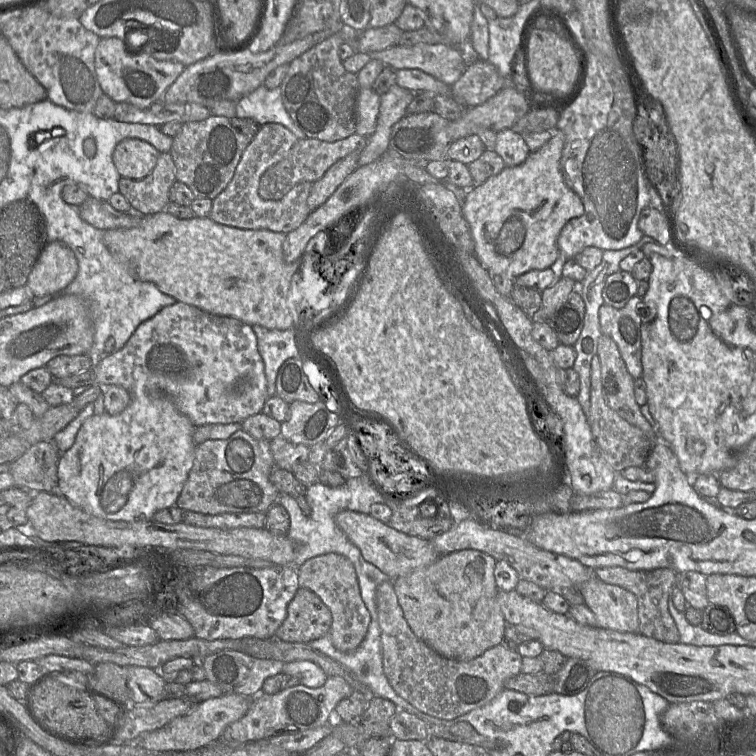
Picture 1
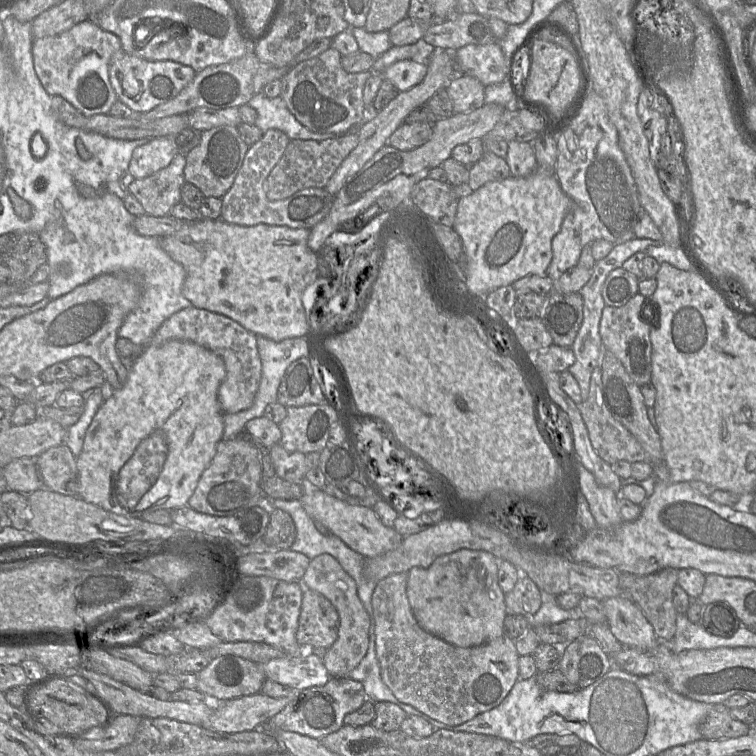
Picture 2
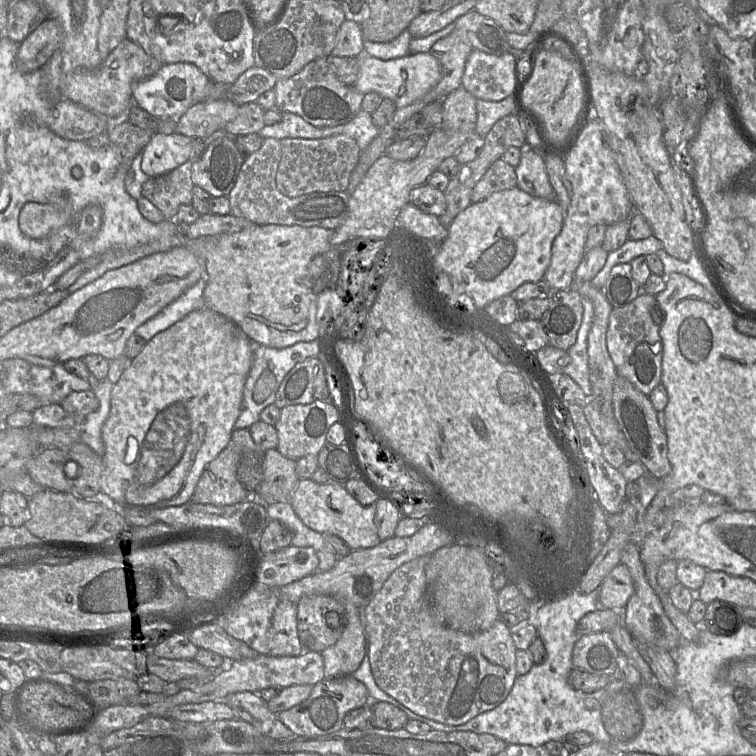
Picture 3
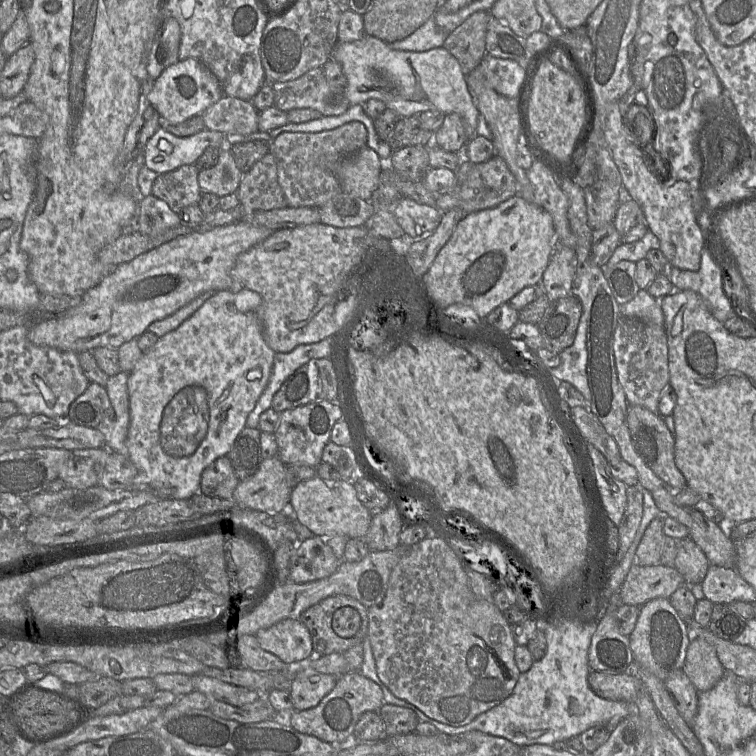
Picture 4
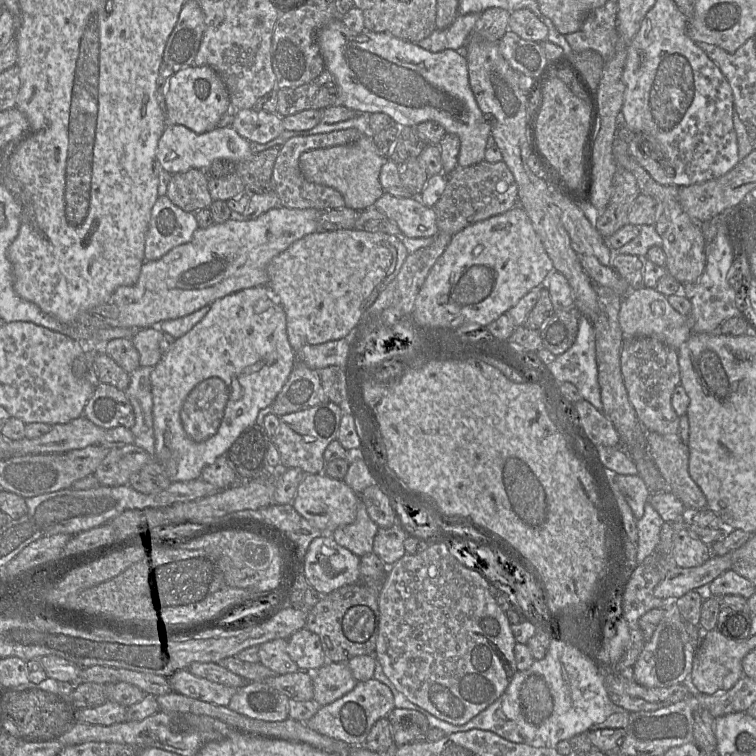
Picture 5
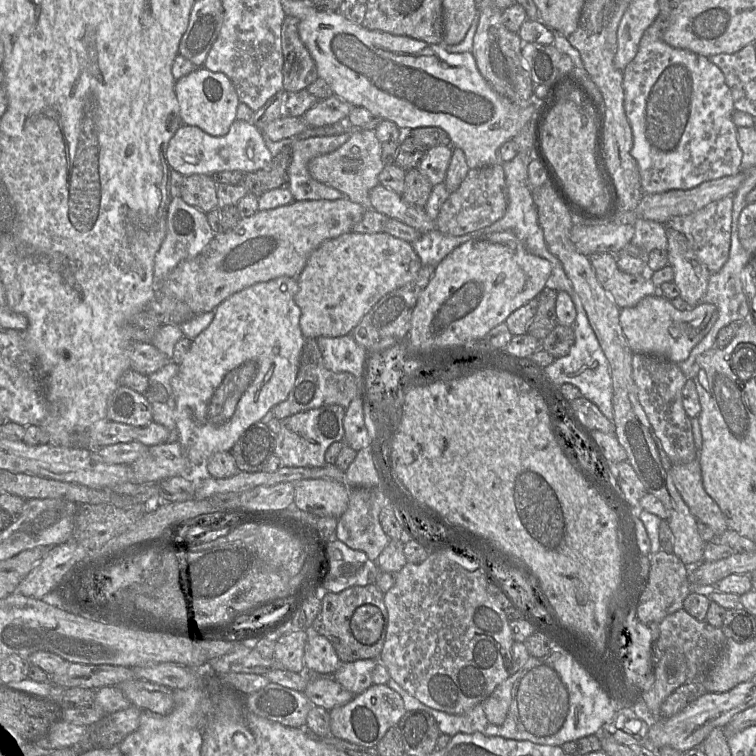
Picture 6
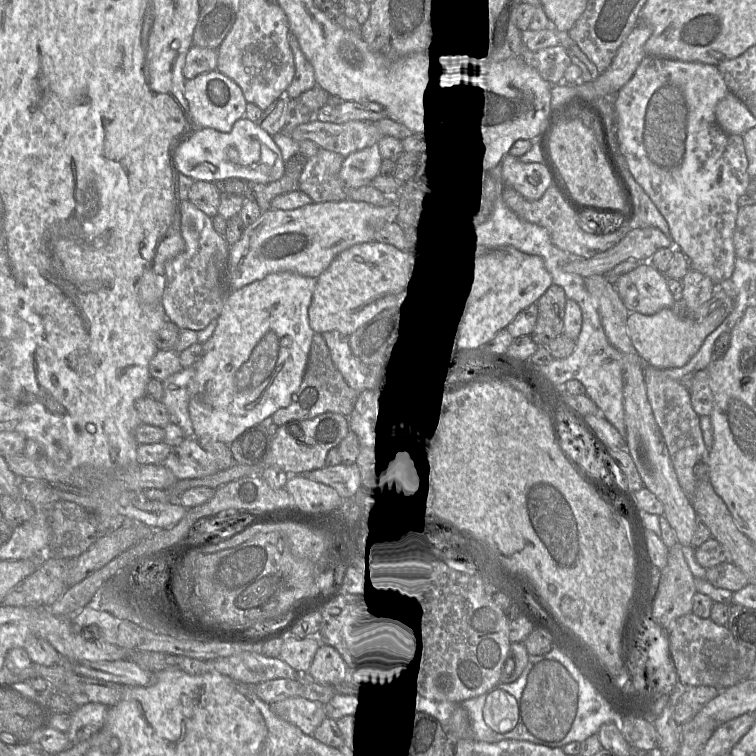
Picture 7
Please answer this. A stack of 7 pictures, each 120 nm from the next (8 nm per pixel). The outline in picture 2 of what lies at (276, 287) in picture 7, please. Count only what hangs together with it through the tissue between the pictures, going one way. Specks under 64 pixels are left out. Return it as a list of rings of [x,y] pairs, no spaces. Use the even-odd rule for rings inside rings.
[[[170,340],[160,345],[147,346],[129,367],[124,386],[114,390],[111,397],[102,403],[86,431],[82,451],[77,456],[79,497],[107,511],[127,517],[142,517],[142,515],[153,510],[174,510],[186,506],[197,487],[202,473],[215,456],[216,446],[223,436],[224,412],[218,400],[218,389],[225,376],[226,369],[223,359],[194,342]]]

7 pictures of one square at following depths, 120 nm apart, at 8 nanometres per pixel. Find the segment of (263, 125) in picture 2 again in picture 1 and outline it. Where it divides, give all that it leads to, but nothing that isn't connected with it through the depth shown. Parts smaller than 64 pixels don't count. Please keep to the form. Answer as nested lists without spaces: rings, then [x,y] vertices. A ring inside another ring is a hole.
[[[264,85],[236,102],[236,117],[247,118],[259,126],[268,123],[281,124],[297,139],[309,139],[290,118],[281,98],[281,89],[268,89]]]

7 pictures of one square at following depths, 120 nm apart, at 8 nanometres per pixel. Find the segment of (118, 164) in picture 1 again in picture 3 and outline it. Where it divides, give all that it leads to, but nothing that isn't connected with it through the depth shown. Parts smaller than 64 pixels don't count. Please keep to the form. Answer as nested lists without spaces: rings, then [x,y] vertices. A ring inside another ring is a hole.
[[[154,134],[142,152],[142,171],[157,177],[190,160],[193,139],[181,134]]]

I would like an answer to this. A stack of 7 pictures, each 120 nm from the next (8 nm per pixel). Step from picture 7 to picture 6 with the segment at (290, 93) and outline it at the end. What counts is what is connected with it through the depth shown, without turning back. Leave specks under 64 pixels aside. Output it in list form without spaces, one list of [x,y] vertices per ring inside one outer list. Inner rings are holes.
[[[286,16],[281,29],[283,54],[283,89],[299,92],[318,79],[316,64],[302,43],[298,33],[298,20]]]

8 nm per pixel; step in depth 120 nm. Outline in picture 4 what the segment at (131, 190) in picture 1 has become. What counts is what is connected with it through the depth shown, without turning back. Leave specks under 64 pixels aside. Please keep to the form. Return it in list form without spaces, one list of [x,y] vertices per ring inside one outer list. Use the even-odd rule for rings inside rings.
[[[194,164],[160,174],[152,185],[151,195],[163,200],[172,211],[180,214],[184,208],[199,202],[202,191],[198,174],[199,169]]]

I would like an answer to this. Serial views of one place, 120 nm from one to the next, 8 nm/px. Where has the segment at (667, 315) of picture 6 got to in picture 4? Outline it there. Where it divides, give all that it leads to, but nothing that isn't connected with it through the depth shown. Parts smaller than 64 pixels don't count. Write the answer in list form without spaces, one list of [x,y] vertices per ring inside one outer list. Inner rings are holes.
[[[640,289],[631,301],[620,305],[620,313],[622,316],[636,318],[645,323],[664,326],[660,299],[654,298],[645,289]]]

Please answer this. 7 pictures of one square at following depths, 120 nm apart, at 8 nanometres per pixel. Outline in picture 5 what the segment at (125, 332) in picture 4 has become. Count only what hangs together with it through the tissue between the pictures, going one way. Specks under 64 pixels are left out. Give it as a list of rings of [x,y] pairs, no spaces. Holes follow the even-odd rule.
[[[283,206],[272,208],[269,211],[263,213],[259,217],[252,220],[233,220],[229,219],[228,221],[220,224],[213,224],[208,228],[198,228],[194,234],[192,239],[185,244],[181,244],[171,249],[168,253],[162,256],[160,259],[155,261],[145,261],[142,265],[140,275],[135,284],[130,286],[121,286],[117,288],[109,300],[116,306],[117,308],[117,316],[115,319],[106,318],[103,322],[104,325],[109,325],[112,328],[116,327],[126,327],[126,328],[148,328],[159,325],[161,322],[165,320],[177,319],[188,314],[191,314],[204,306],[211,305],[216,300],[223,298],[227,295],[233,294],[240,290],[246,288],[252,288],[256,286],[268,285],[268,273],[267,266],[272,261],[273,258],[278,256],[280,253],[285,251],[291,244],[295,241],[303,238],[304,236],[320,231],[319,229],[319,216],[322,212],[313,208],[310,209],[293,209],[293,208],[285,208]]]

